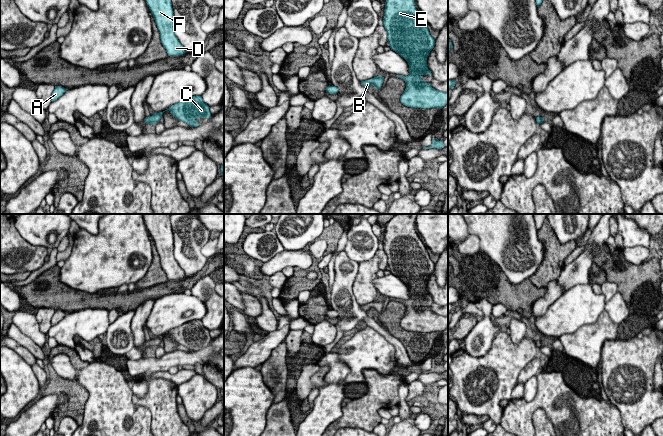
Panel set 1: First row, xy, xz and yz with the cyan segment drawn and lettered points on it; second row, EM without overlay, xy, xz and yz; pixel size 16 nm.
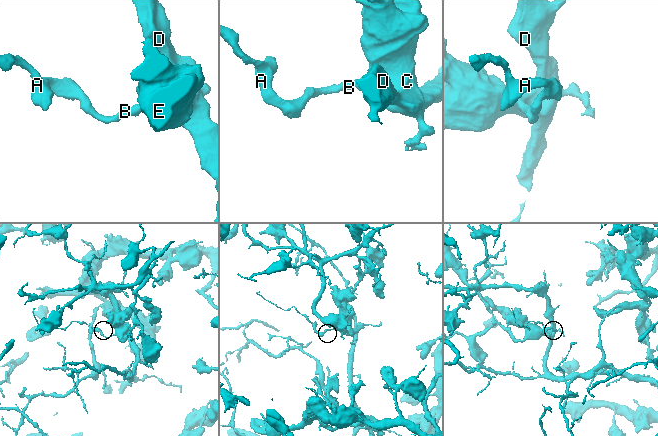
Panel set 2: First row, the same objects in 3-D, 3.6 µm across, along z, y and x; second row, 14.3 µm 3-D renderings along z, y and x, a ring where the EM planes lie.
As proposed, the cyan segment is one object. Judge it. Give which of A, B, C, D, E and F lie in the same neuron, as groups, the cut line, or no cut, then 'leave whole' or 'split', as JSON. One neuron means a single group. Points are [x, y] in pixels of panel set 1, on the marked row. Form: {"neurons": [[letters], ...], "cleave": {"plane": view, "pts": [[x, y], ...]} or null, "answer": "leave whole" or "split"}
{"neurons": [["A", "B", "C", "D", "E", "F"]], "cleave": null, "answer": "leave whole"}

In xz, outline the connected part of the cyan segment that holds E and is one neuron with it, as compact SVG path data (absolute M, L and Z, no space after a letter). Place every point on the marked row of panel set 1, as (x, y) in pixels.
M386 0L383 26L387 32L387 41L391 50L403 57L409 65L409 75L397 75L406 83L406 89L400 102L411 108L443 108L448 104L448 93L435 90L430 83L422 80L424 75L432 75L427 67L427 57L434 48L435 39L430 35L425 20L415 7L414 0Z

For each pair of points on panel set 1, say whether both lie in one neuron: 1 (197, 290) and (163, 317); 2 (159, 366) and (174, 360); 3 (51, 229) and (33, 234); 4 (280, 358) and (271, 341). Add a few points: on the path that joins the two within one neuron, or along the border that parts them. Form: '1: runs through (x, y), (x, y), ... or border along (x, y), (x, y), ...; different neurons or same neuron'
1: border along (191, 293), (205, 305), (205, 314); different neurons
2: runs through (163, 363), (170, 360); same neuron
3: runs through (47, 229), (37, 230); same neuron
4: border along (282, 341), (261, 364); different neurons

